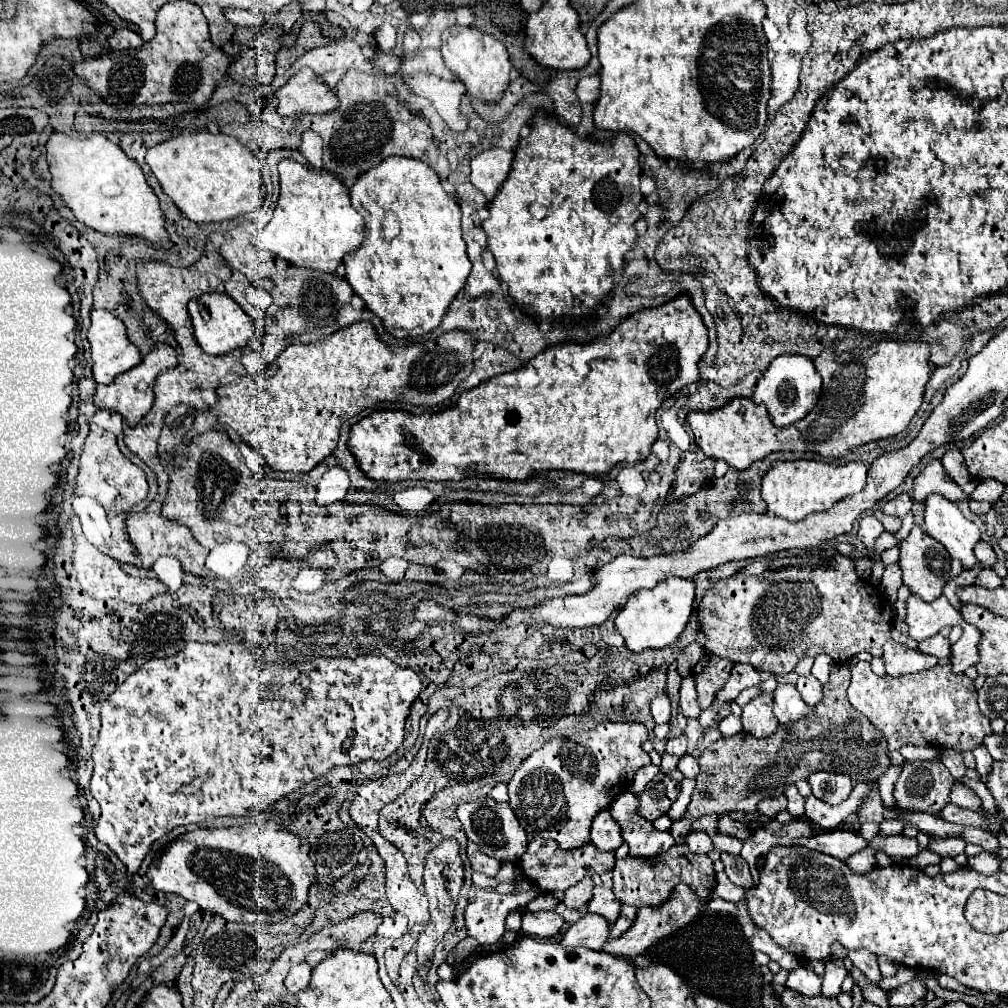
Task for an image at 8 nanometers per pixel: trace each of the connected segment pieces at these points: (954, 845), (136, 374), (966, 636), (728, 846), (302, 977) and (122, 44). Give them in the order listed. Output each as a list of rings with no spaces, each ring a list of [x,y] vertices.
[[[952,835],[952,837],[946,837],[946,839],[940,839],[940,837],[930,837],[930,843],[928,843],[928,849],[936,855],[940,855],[942,859],[944,857],[956,857],[964,851],[966,847],[966,841],[958,835]]]
[[[156,343],[154,349],[150,353],[146,353],[142,357],[142,363],[138,363],[136,367],[120,373],[114,377],[114,381],[110,385],[96,385],[96,395],[94,395],[94,405],[98,409],[112,409],[118,411],[128,425],[136,425],[142,421],[142,417],[150,411],[152,401],[154,401],[154,381],[158,377],[158,373],[162,373],[164,369],[176,367],[178,359],[176,359],[176,351],[168,345],[168,343]]]
[[[964,623],[964,633],[962,637],[950,645],[950,665],[952,665],[952,673],[964,673],[966,667],[976,665],[976,661],[980,659],[976,653],[976,645],[980,643],[980,631],[974,625]]]
[[[716,833],[716,835],[712,837],[712,843],[714,843],[714,847],[716,847],[720,853],[740,855],[740,849],[742,849],[742,841],[736,839],[736,837],[730,837],[730,835],[720,835],[720,833]]]
[[[300,963],[300,965],[294,965],[286,977],[286,987],[292,991],[292,993],[298,993],[298,991],[304,991],[308,989],[310,985],[310,977],[312,977],[312,967],[308,963]]]
[[[118,29],[112,39],[110,45],[114,51],[128,51],[128,49],[140,49],[142,47],[142,39],[138,33],[130,31],[130,29]]]

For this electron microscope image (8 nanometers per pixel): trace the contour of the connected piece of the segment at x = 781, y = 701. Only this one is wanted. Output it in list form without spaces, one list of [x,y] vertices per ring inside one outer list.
[[[778,685],[776,701],[774,701],[774,715],[778,723],[800,721],[812,713],[812,707],[806,705],[794,685]]]

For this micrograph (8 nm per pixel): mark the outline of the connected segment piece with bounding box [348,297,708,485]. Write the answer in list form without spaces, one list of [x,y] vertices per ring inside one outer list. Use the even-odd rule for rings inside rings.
[[[676,297],[656,309],[642,309],[630,317],[626,317],[610,335],[598,337],[594,343],[588,345],[550,345],[544,353],[536,355],[528,365],[520,367],[516,373],[506,373],[500,377],[492,377],[478,387],[464,391],[458,399],[458,403],[450,409],[444,409],[440,413],[424,413],[424,415],[410,415],[404,411],[374,411],[368,417],[360,419],[358,423],[352,425],[350,429],[350,439],[348,439],[348,449],[354,455],[358,469],[374,481],[380,481],[384,485],[394,483],[394,481],[406,481],[406,479],[416,479],[416,481],[462,481],[468,477],[482,477],[482,479],[502,479],[502,481],[528,481],[540,471],[574,471],[574,473],[586,473],[586,475],[602,475],[608,473],[616,463],[640,463],[650,455],[652,443],[658,439],[658,427],[654,421],[656,409],[662,405],[666,397],[676,395],[680,389],[698,383],[700,381],[700,371],[698,371],[698,361],[708,349],[708,331],[706,325],[692,309],[692,303],[688,297]]]

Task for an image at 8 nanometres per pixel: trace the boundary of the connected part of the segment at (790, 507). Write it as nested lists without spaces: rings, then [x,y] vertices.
[[[778,461],[762,479],[762,499],[768,505],[768,511],[788,519],[802,521],[812,513],[828,511],[832,505],[842,501],[848,495],[860,493],[866,485],[868,465],[856,461],[846,465],[832,465],[824,461]]]

